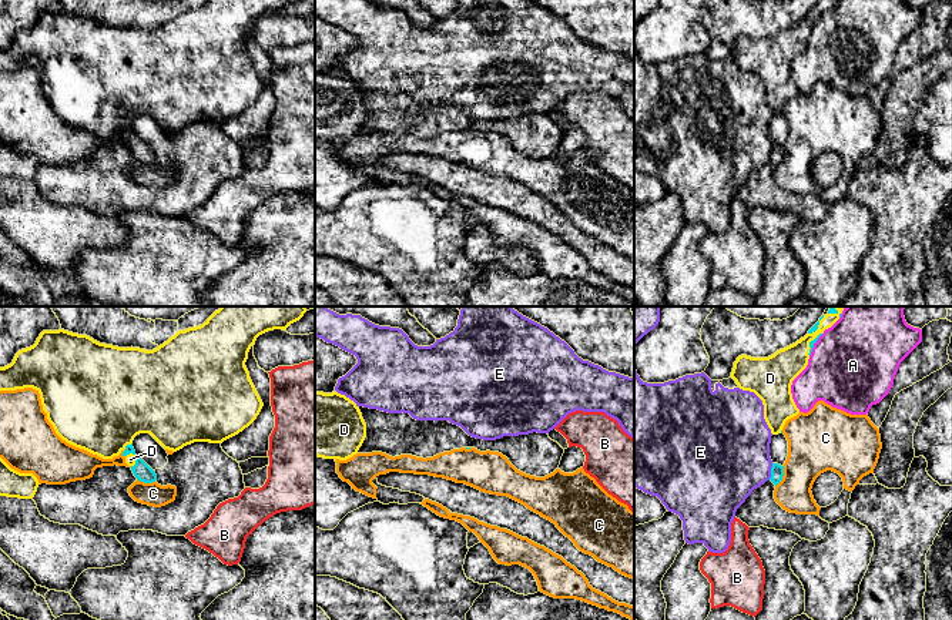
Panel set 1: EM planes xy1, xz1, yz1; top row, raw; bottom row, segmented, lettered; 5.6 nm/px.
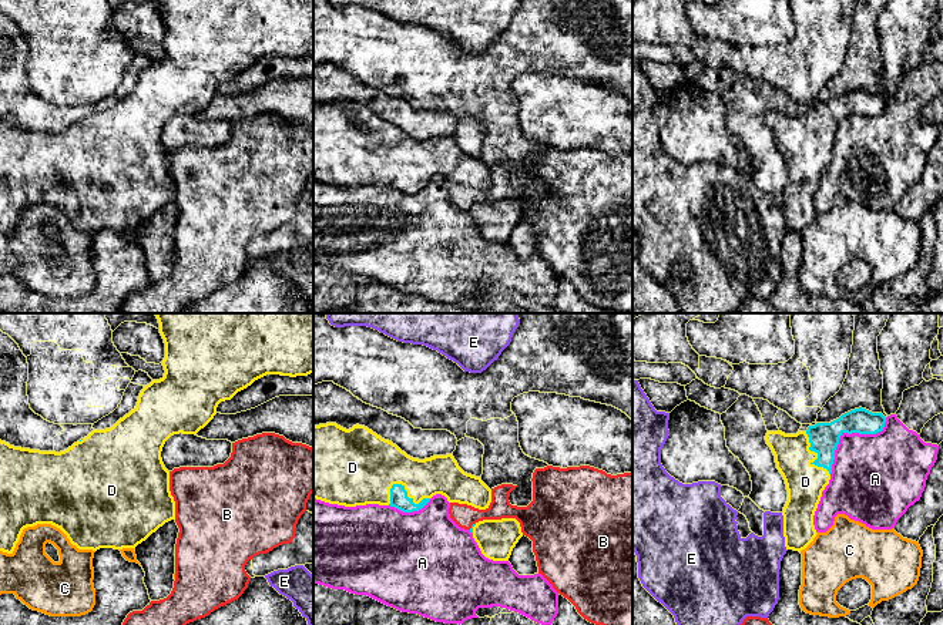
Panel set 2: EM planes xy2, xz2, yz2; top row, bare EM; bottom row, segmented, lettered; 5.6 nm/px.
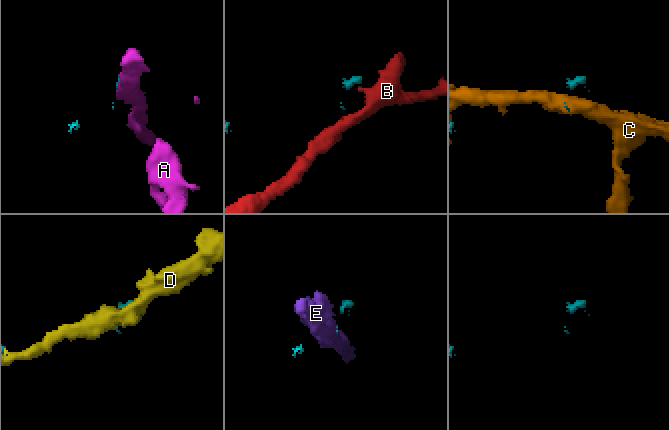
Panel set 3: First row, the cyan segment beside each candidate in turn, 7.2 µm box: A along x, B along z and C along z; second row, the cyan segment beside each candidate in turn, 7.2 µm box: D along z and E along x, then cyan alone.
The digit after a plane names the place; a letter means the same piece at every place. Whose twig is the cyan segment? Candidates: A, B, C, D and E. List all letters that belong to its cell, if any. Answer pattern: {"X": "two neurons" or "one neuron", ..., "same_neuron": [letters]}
{"A": "two neurons", "B": "two neurons", "C": "two neurons", "D": "one neuron", "E": "two neurons", "same_neuron": ["D"]}

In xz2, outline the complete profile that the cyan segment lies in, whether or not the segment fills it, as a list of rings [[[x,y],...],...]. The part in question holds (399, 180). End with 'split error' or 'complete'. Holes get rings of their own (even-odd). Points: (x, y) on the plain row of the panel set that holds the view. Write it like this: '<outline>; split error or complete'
[[[336,104],[313,107],[313,179],[345,188],[379,185],[413,194],[422,191],[436,175],[444,177],[449,184],[467,185],[479,191],[489,189],[491,184],[491,171],[480,158],[464,154],[453,135],[419,141],[365,107],[356,105],[349,111]]]; split error

